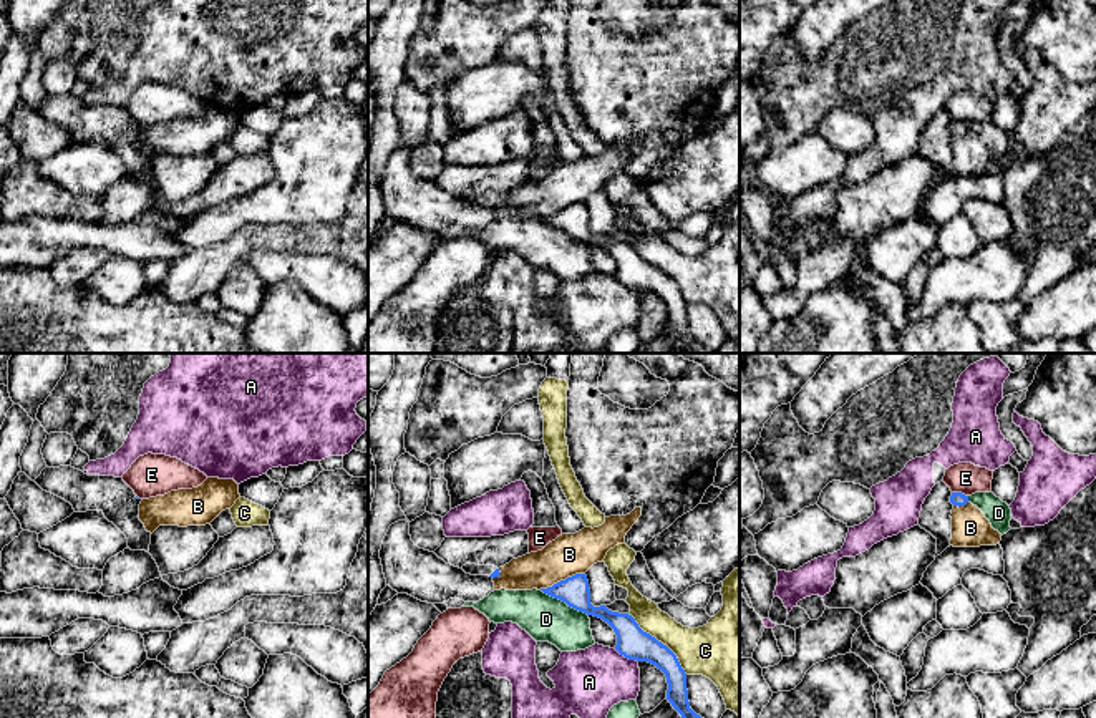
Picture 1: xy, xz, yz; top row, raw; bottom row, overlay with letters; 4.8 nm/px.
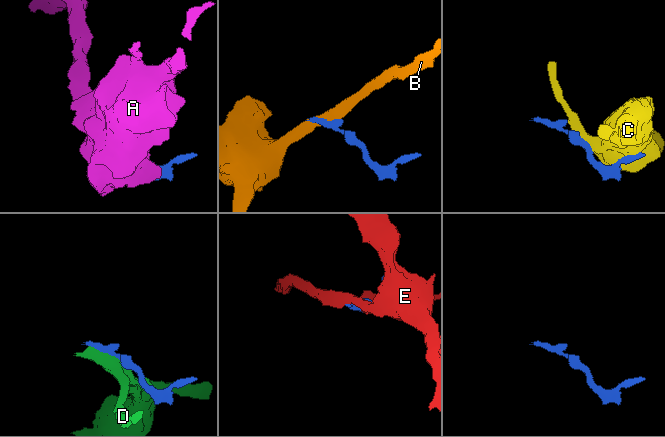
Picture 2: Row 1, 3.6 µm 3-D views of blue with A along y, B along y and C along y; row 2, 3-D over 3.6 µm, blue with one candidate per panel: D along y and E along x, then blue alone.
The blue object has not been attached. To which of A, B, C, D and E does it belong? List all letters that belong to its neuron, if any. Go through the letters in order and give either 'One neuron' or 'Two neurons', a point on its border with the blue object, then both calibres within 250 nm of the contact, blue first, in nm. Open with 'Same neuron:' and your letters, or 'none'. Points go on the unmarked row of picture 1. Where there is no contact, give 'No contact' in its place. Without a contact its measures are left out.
Same neuron: none
A: Two neurons. Touches blue at xz (625, 286). Thickness 160 nm (blue) against 320 nm
B: Two neurons. Touches blue at xz (561, 209). Thickness 150 nm (blue) against 200 nm
C: Two neurons. Touches blue at xz (660, 271). Thickness 160 nm (blue) against 260 nm
D: Two neurons. Touches blue at xz (564, 229). Thickness 150 nm (blue) against 220 nm
E: Two neurons. Touches blue at yz (960, 121). Thickness 70 nm (blue) against 150 nm

